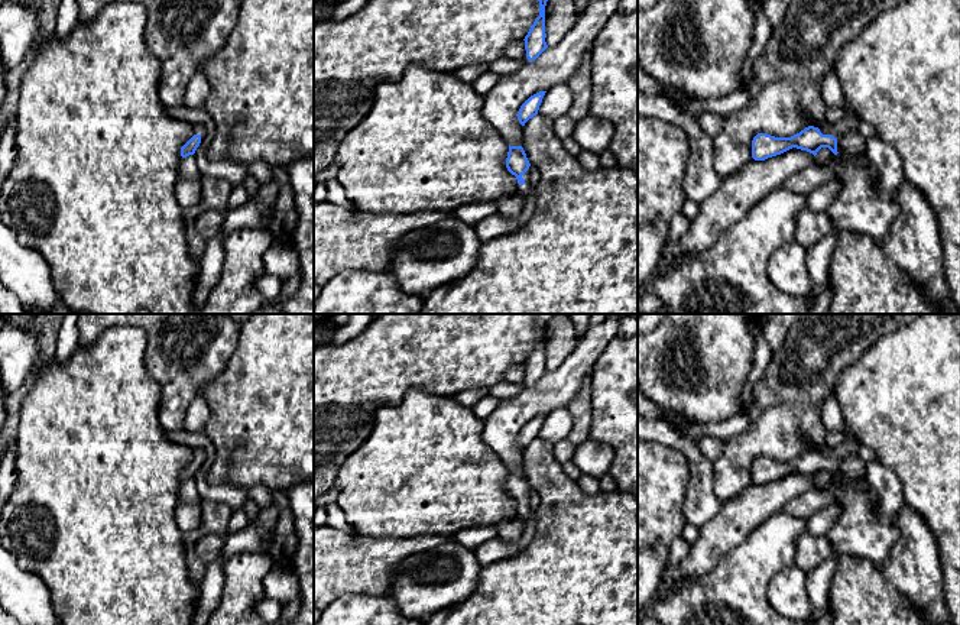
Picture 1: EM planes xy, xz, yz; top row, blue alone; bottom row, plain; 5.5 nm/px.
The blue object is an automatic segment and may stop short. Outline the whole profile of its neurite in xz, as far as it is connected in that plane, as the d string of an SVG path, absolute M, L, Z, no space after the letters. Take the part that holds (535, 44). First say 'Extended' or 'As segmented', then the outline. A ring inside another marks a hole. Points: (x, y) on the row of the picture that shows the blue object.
As segmented. M548 0L539 1L539 16L535 19L528 35L525 36L525 49L528 61L535 61L547 48L545 33L545 6Z

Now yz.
Extended. M847 111L836 124L826 122L821 124L811 124L791 137L775 137L766 133L758 133L752 140L752 158L755 161L765 161L792 148L807 150L814 156L821 148L828 148L837 155L840 139L846 132L856 130L859 124L859 117Z

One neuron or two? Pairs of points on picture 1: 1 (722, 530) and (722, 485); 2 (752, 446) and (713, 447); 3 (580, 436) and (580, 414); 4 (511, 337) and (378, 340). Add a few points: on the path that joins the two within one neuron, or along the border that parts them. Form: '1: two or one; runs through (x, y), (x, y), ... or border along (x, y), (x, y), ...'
1: two; border along (751, 482), (723, 504)
2: two; border along (725, 441), (722, 453), (712, 463)
3: one; runs through (580, 430), (580, 420)
4: one; runs through (477, 334), (411, 334)

